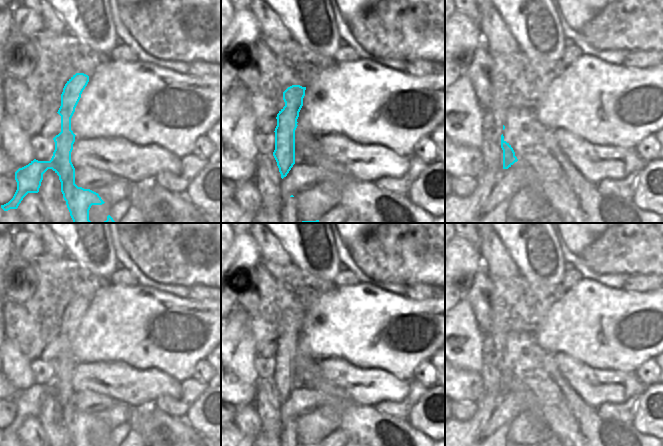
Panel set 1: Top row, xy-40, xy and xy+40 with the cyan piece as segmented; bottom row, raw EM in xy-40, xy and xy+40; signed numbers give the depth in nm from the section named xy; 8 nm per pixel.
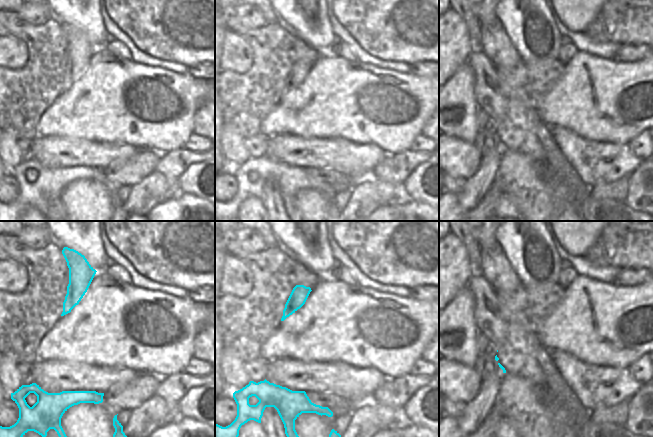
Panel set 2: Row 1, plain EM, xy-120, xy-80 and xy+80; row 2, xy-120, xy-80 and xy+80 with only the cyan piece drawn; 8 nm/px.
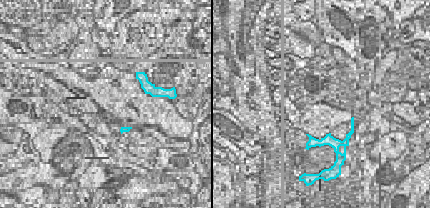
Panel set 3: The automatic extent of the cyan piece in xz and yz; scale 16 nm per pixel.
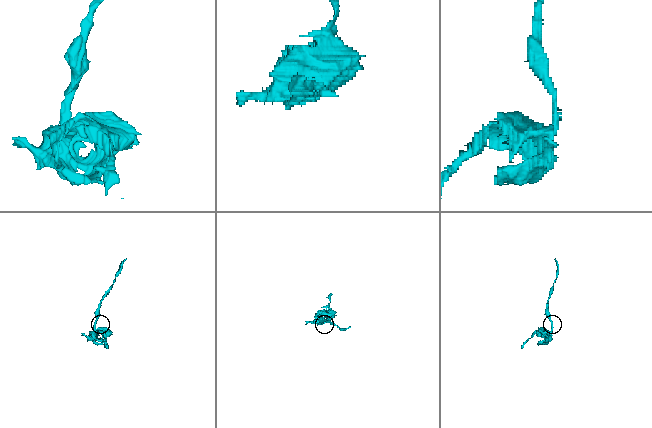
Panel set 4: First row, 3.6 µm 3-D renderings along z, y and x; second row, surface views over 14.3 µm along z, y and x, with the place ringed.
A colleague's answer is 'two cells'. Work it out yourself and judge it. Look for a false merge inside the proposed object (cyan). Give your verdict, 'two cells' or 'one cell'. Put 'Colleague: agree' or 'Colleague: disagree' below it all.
two cells
Colleague: agree

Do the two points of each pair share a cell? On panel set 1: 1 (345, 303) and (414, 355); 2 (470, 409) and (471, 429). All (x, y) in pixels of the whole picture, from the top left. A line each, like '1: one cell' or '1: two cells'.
1: one cell
2: two cells

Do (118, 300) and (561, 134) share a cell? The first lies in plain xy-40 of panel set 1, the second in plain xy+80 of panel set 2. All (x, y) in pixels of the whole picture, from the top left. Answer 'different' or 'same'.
different

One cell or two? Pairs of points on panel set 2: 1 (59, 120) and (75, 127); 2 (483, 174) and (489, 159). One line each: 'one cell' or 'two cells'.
1: one cell
2: one cell

